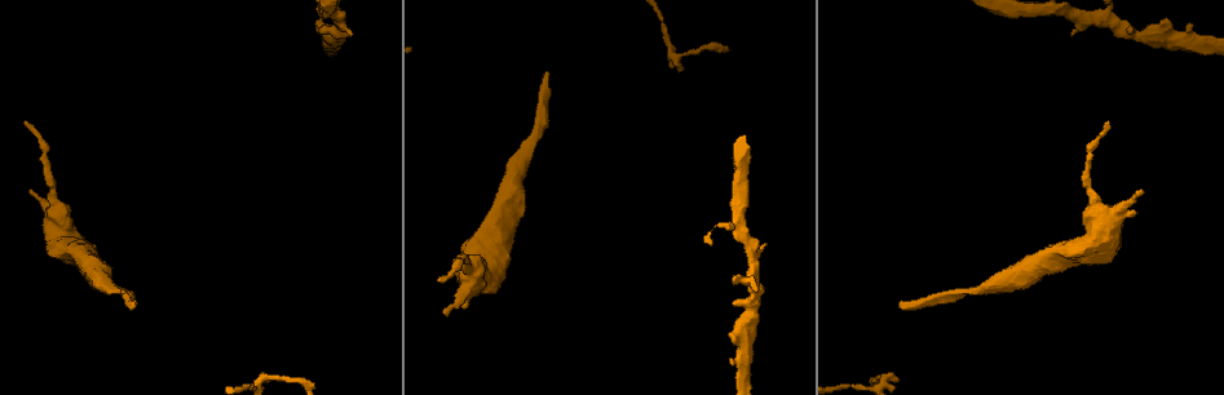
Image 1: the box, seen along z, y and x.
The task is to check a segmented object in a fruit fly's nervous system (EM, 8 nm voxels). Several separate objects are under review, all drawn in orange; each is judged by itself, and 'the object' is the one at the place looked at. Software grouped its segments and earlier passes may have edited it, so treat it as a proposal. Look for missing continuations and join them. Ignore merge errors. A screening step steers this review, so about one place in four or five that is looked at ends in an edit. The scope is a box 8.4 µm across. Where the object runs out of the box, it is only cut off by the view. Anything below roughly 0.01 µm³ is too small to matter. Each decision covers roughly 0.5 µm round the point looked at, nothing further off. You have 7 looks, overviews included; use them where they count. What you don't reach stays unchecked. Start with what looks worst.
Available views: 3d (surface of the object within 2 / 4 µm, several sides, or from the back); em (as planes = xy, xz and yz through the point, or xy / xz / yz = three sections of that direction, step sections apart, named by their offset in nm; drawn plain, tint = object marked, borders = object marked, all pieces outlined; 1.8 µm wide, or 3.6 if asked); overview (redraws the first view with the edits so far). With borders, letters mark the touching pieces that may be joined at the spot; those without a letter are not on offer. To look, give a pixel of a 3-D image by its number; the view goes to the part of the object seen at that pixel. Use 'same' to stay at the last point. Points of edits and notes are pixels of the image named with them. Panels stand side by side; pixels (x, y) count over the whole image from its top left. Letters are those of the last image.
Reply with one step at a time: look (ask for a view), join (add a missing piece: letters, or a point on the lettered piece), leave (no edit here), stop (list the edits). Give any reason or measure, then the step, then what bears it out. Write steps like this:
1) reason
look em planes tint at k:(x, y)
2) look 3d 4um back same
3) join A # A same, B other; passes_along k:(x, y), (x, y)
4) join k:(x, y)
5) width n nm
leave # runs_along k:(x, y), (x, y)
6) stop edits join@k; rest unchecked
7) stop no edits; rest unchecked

end of a long branch
look em xz step 8 tint at 1:(544, 72)

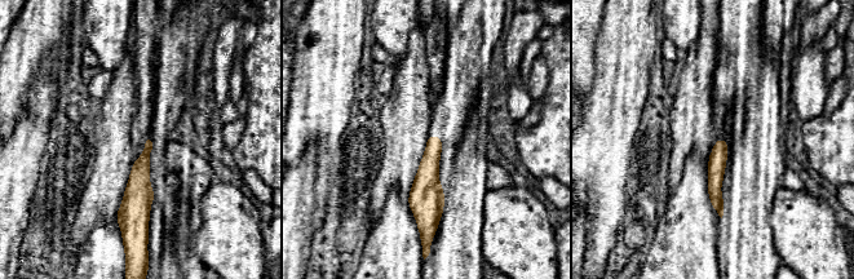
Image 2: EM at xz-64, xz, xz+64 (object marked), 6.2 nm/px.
look em planes borders same

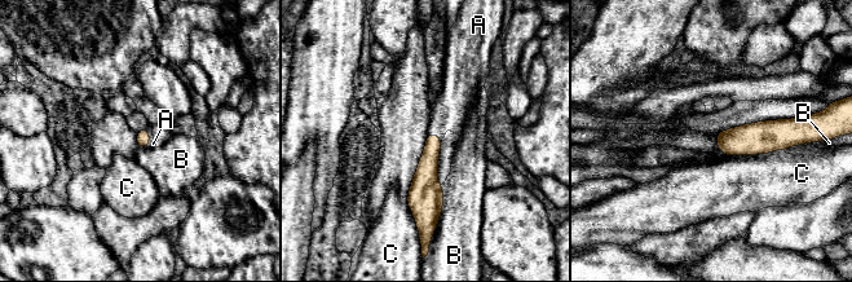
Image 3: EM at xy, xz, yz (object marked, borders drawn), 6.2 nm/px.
join A # A same, B other, C other; passes_along 3:(142, 136), (149, 137), (153, 144); it goes on there

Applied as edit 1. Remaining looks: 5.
branch stops here
look em yz step 16 borders at 1:(31, 192)

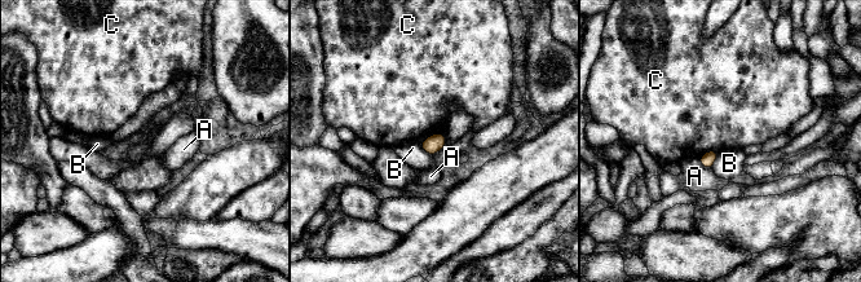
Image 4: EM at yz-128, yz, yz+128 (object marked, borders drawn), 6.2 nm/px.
leave # A other, B other, C other; border 4:(718, 150), (710, 150), (698, 157); no lettered piece goes on from it

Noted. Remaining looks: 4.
free end
look em planes borders at 1:(1167, 19)

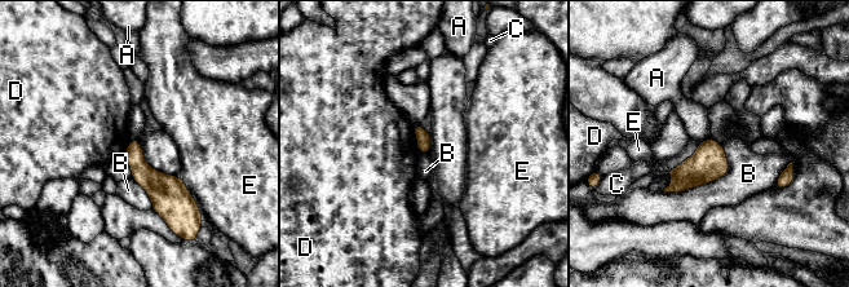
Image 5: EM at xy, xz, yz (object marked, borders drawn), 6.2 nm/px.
longest_contact B 480 nm
leave # A other, B other, C other, D other, E other; none of them fits

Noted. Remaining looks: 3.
stop edits join@3; rest unchecked

